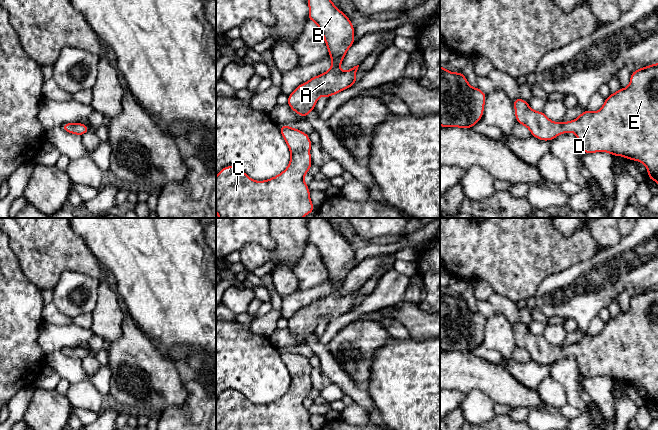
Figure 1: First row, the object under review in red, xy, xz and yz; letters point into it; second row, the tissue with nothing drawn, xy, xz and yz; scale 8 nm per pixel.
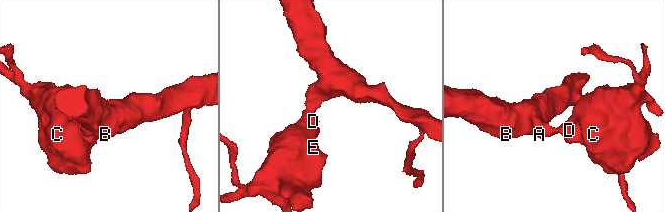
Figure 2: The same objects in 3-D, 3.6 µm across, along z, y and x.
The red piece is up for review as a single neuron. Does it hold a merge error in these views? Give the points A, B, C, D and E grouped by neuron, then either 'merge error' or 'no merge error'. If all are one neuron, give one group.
A B C D E; no merge error

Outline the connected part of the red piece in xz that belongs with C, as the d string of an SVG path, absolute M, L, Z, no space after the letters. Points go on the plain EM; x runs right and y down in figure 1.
M279 349L291 383L288 391L280 398L264 405L255 405L236 390L223 391L216 400L216 430L314 430L310 414L303 401L313 388L310 372L312 366L305 356L287 349Z

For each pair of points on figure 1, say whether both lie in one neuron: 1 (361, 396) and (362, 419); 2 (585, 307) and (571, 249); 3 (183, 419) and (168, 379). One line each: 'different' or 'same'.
1: different
2: different
3: different

